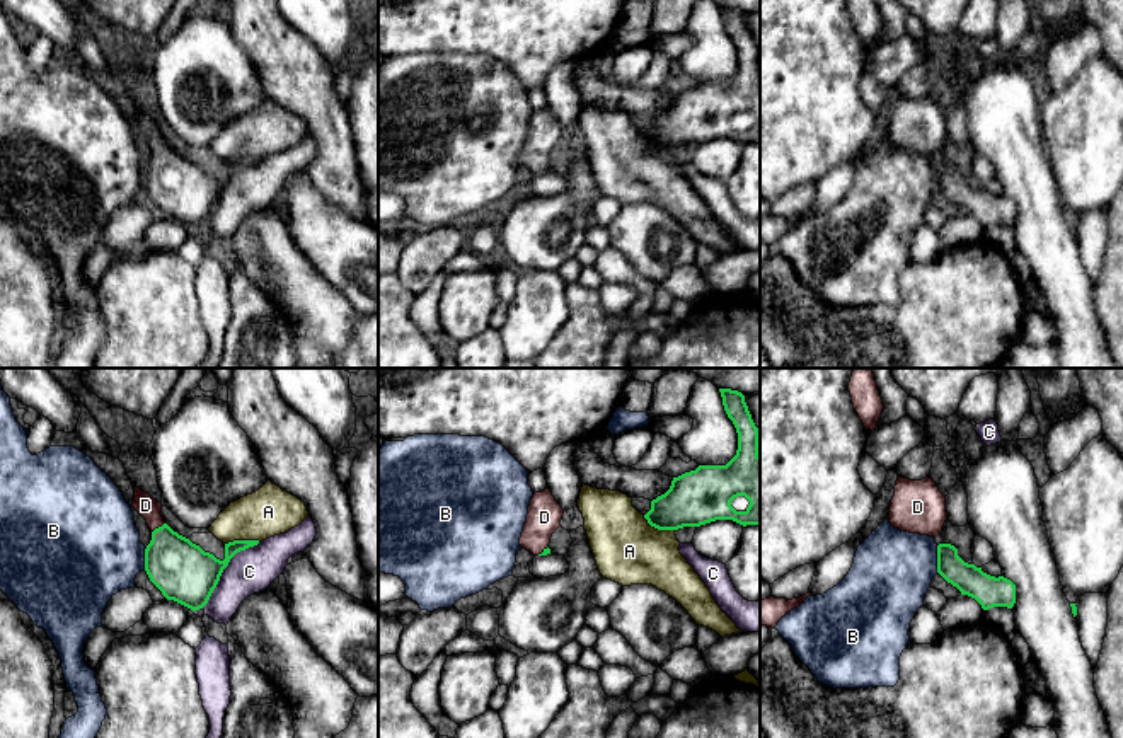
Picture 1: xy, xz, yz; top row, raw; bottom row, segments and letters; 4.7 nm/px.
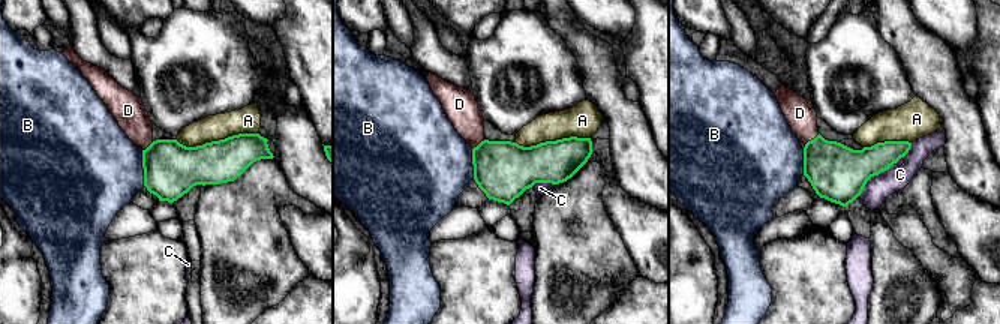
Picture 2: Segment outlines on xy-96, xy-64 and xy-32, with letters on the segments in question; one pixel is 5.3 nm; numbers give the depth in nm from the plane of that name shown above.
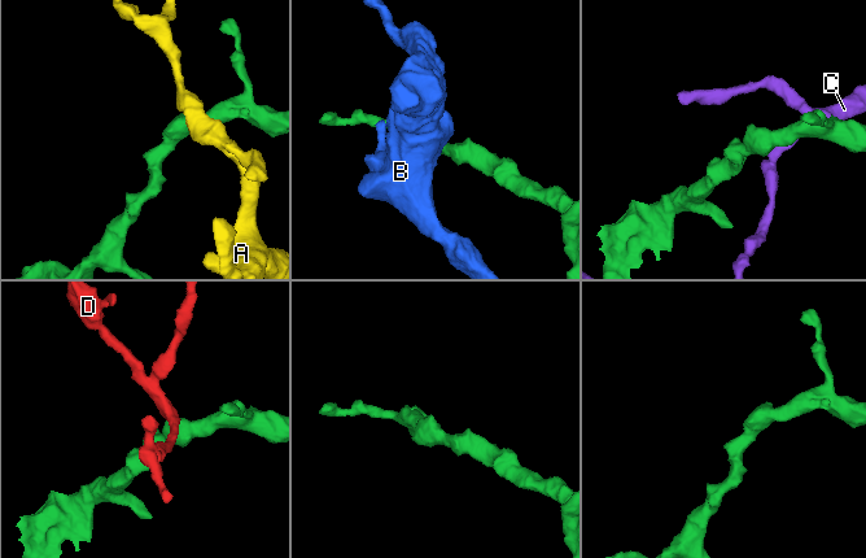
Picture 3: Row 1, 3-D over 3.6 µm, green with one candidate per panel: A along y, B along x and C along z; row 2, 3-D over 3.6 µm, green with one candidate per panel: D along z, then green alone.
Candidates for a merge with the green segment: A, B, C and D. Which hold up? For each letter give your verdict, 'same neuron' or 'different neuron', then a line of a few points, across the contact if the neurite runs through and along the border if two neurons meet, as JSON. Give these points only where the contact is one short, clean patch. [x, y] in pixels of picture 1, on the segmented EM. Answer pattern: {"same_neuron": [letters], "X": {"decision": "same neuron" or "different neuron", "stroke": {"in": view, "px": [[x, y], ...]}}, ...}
{"same_neuron": ["D"], "A": {"decision": "different neuron"}, "B": {"decision": "different neuron", "stroke": {"in": "yz", "px": [[936, 546], [938, 571]]}}, "C": {"decision": "different neuron"}, "D": {"decision": "same neuron", "stroke": {"in": "xy", "px": [[183, 571], [169, 558], [159, 527], [145, 505]]}}}

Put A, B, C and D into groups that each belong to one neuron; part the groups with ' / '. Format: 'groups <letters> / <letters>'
groups A / B / C / D

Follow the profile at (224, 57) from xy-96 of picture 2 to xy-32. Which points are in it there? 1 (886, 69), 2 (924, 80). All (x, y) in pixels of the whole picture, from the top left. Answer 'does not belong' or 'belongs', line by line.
1: belongs
2: does not belong

